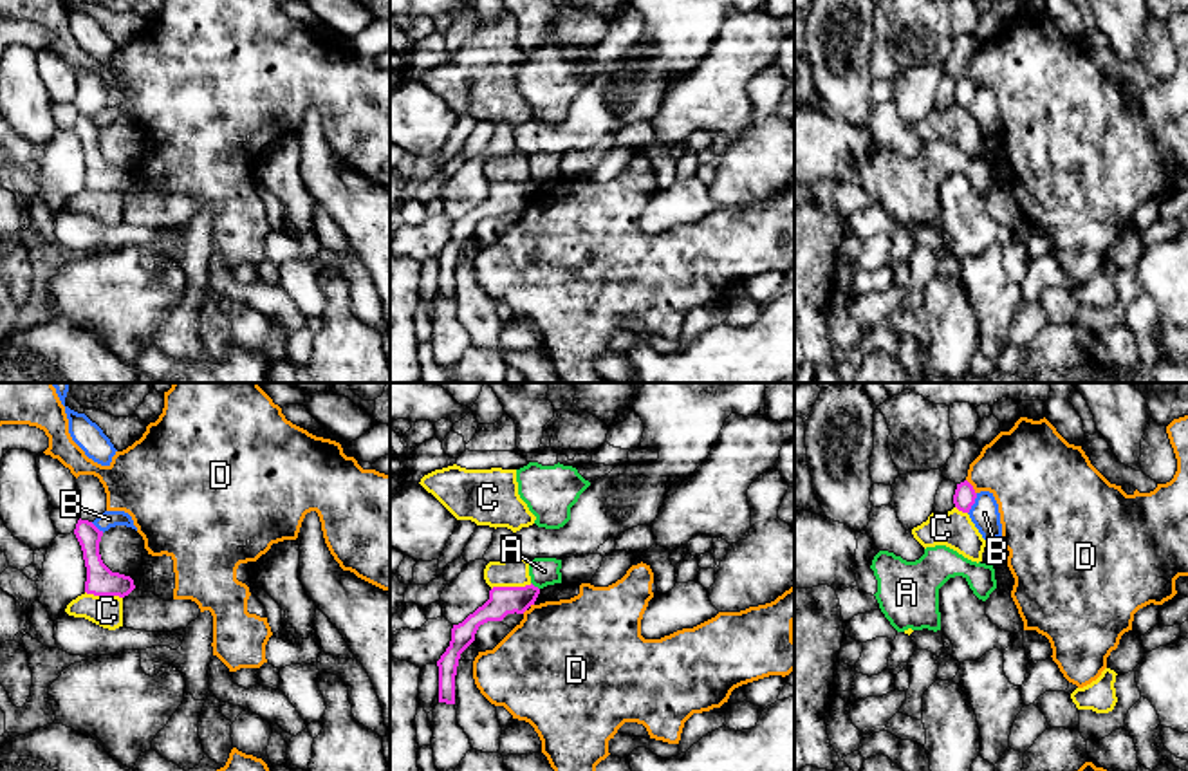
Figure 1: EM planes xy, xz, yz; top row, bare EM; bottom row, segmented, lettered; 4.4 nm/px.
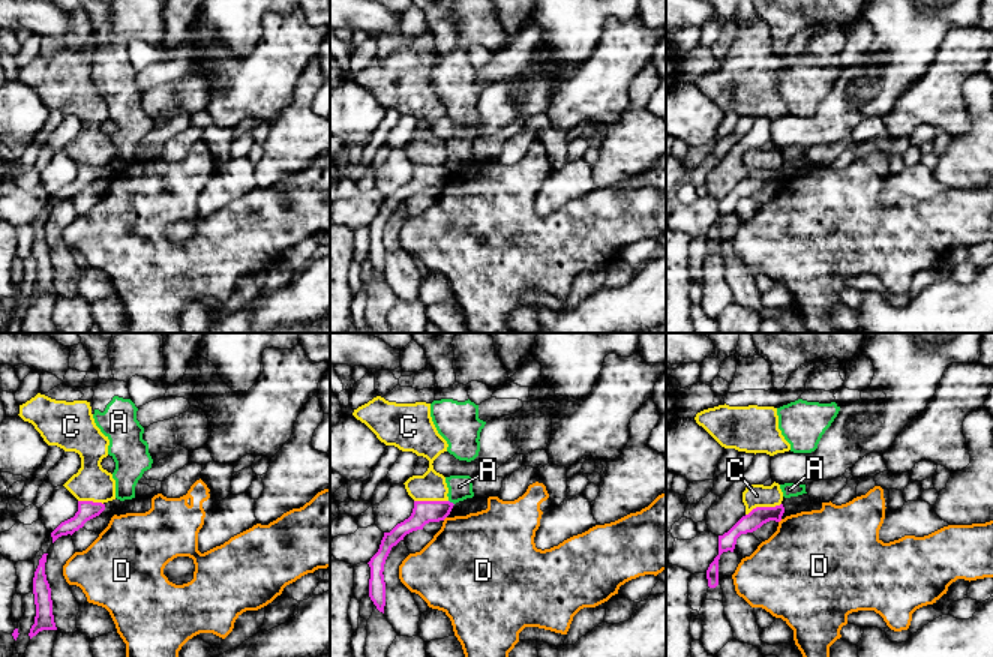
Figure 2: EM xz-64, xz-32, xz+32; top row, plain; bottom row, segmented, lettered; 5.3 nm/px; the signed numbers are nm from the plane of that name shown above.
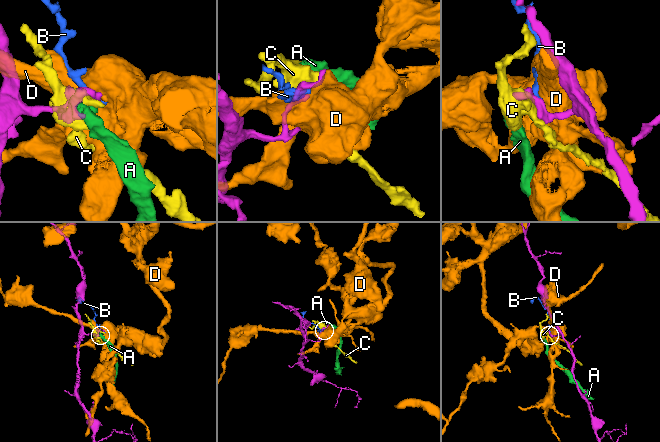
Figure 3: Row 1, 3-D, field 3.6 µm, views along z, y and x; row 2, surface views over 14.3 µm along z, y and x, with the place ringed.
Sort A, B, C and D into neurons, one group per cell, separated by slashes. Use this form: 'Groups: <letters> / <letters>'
Groups: A / B C / D

